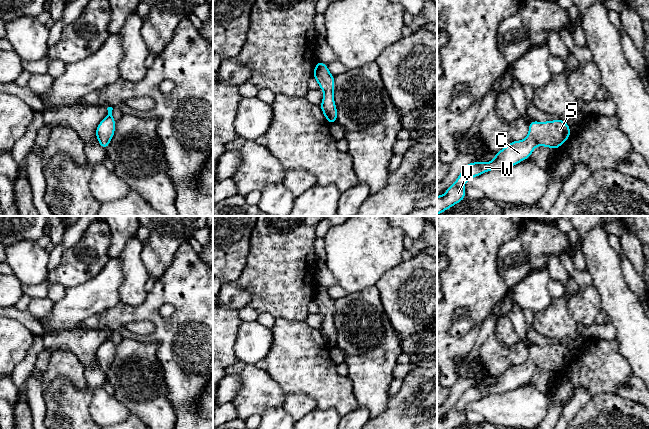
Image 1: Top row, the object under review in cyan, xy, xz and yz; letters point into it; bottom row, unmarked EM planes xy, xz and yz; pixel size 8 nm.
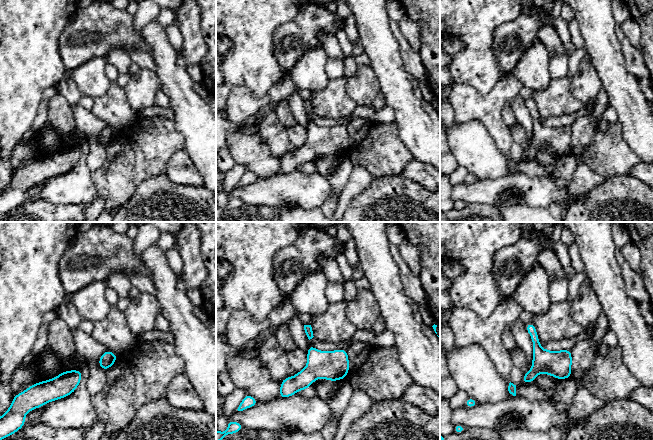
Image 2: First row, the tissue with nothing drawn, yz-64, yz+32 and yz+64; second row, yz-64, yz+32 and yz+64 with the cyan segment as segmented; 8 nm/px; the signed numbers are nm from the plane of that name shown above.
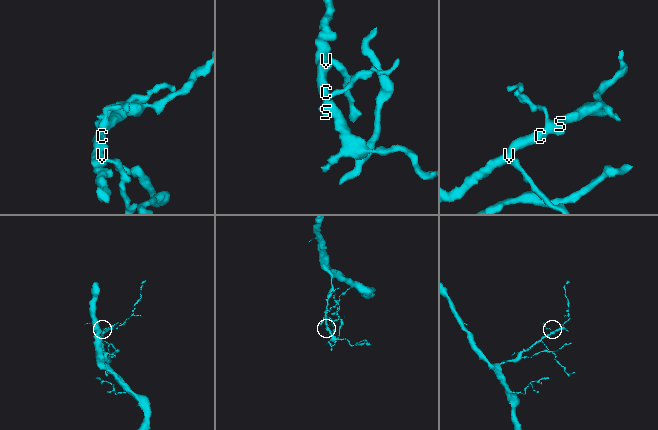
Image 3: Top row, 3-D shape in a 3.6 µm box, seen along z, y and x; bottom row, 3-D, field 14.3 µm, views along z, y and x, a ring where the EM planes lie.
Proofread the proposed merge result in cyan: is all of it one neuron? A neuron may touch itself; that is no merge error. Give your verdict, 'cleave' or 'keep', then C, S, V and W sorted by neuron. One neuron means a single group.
keep; groups C S V W

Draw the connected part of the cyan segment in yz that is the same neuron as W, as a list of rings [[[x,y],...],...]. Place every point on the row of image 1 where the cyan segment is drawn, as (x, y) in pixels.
[[[564,120],[538,122],[530,121],[528,136],[521,141],[511,141],[505,148],[495,152],[491,162],[471,162],[459,174],[456,181],[446,189],[446,193],[437,196],[437,215],[456,205],[466,198],[465,183],[490,170],[505,169],[515,166],[530,158],[535,147],[545,146],[558,149],[570,138],[570,126]]]

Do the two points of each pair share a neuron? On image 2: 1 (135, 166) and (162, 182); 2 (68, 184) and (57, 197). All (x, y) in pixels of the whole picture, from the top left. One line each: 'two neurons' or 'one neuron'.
1: two neurons
2: one neuron

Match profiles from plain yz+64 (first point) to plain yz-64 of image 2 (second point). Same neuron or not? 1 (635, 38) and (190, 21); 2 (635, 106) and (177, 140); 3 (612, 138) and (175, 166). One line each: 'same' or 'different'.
1: same
2: different
3: different

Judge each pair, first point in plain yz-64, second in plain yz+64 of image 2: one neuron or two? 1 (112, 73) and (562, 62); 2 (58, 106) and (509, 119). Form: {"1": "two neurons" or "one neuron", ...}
{"1": "one neuron", "2": "one neuron"}

